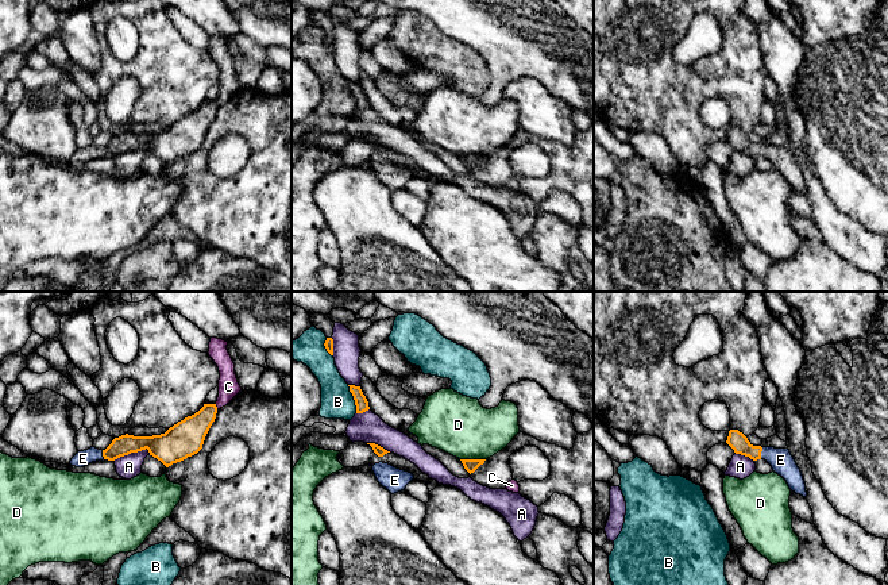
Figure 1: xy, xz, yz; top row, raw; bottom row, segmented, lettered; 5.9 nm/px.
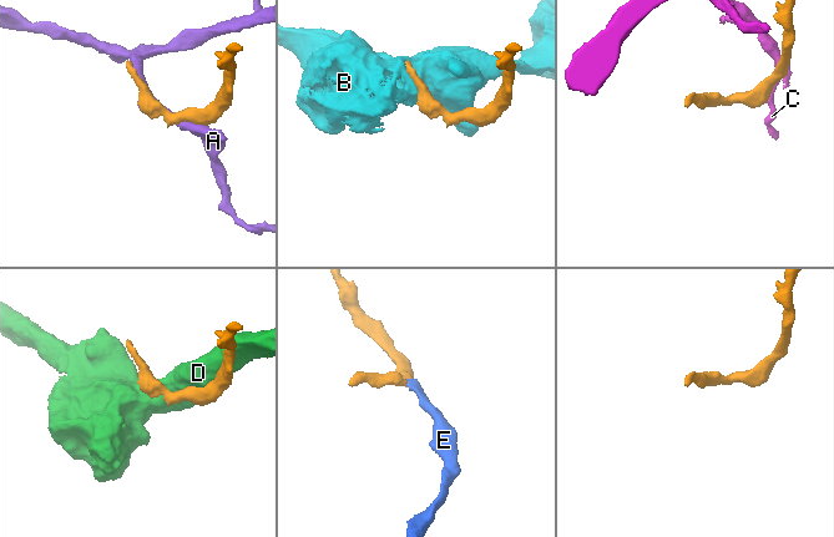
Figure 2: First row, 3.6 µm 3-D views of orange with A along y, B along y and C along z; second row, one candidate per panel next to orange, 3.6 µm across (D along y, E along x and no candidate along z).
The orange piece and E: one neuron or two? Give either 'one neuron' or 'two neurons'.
one neuron

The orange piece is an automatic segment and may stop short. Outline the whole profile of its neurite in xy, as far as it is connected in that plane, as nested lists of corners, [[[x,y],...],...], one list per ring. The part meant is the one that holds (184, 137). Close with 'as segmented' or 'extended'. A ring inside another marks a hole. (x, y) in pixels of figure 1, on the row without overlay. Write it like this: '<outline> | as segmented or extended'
[[[216,101],[204,104],[192,113],[185,115],[165,131],[152,134],[121,132],[115,135],[105,147],[90,145],[78,149],[70,158],[72,163],[84,165],[96,158],[115,158],[120,154],[142,147],[161,158],[166,165],[197,151],[204,142],[205,134],[216,116]]] | extended

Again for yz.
[[[730,127],[726,141],[736,151],[749,154],[753,158],[765,157],[775,170],[781,173],[789,186],[807,196],[806,181],[800,166],[787,146],[753,143],[738,127]]] | extended

